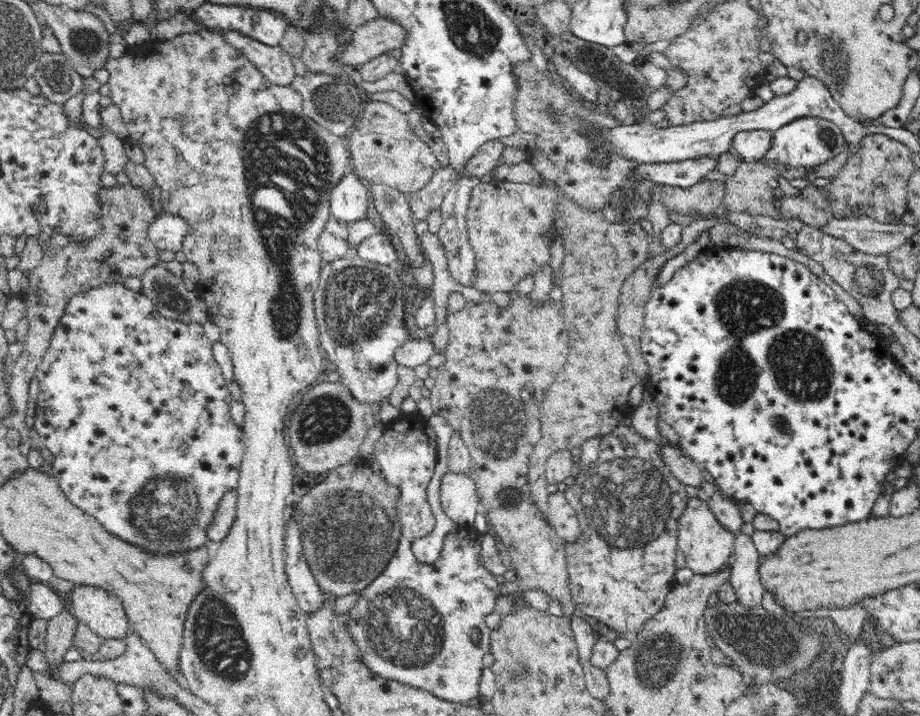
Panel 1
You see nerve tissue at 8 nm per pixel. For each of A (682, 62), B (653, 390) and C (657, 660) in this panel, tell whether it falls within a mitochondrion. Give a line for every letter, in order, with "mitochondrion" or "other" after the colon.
A: other
B: other
C: mitochondrion

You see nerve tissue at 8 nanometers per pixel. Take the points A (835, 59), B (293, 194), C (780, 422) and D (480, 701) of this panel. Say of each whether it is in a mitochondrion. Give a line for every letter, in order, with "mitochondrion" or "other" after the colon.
A: mitochondrion
B: mitochondrion
C: mitochondrion
D: other

